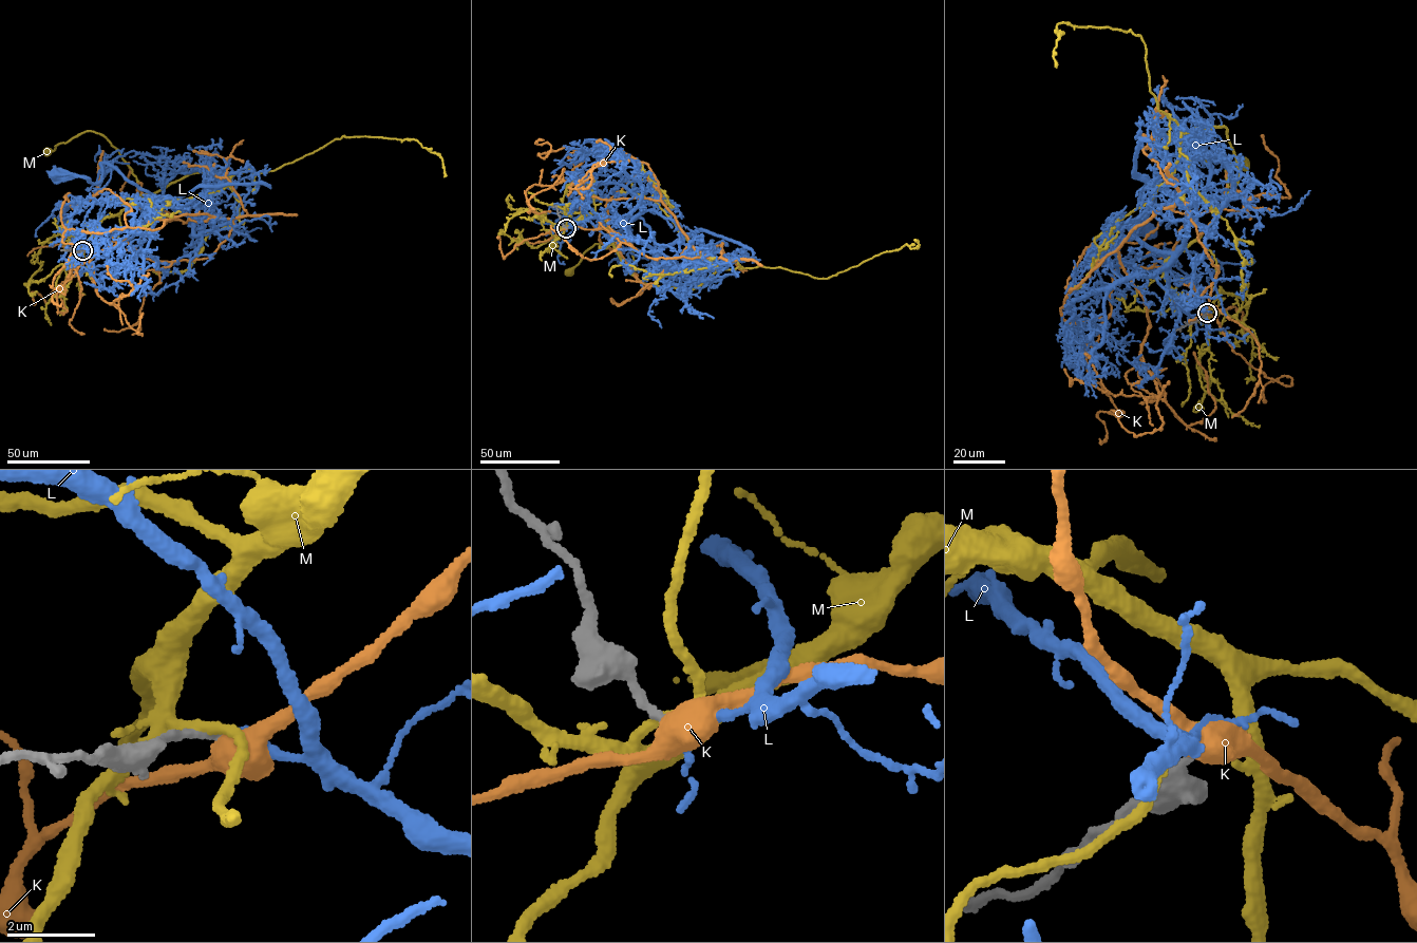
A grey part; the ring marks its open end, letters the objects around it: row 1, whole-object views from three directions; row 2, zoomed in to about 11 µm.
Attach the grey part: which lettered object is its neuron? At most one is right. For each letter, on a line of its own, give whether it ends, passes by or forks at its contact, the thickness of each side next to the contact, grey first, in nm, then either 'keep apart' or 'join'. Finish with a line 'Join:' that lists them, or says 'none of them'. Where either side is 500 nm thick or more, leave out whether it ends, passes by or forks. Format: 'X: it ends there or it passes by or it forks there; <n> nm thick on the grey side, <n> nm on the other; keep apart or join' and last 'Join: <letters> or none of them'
K: 190 nm thick on the grey side, 500 nm on the other; keep apart
L: it passes by; 180 nm thick on the grey side, 160 nm on the other; join
M: it passes by; 240 nm thick on the grey side, 200 nm on the other; keep apart
Join: L

